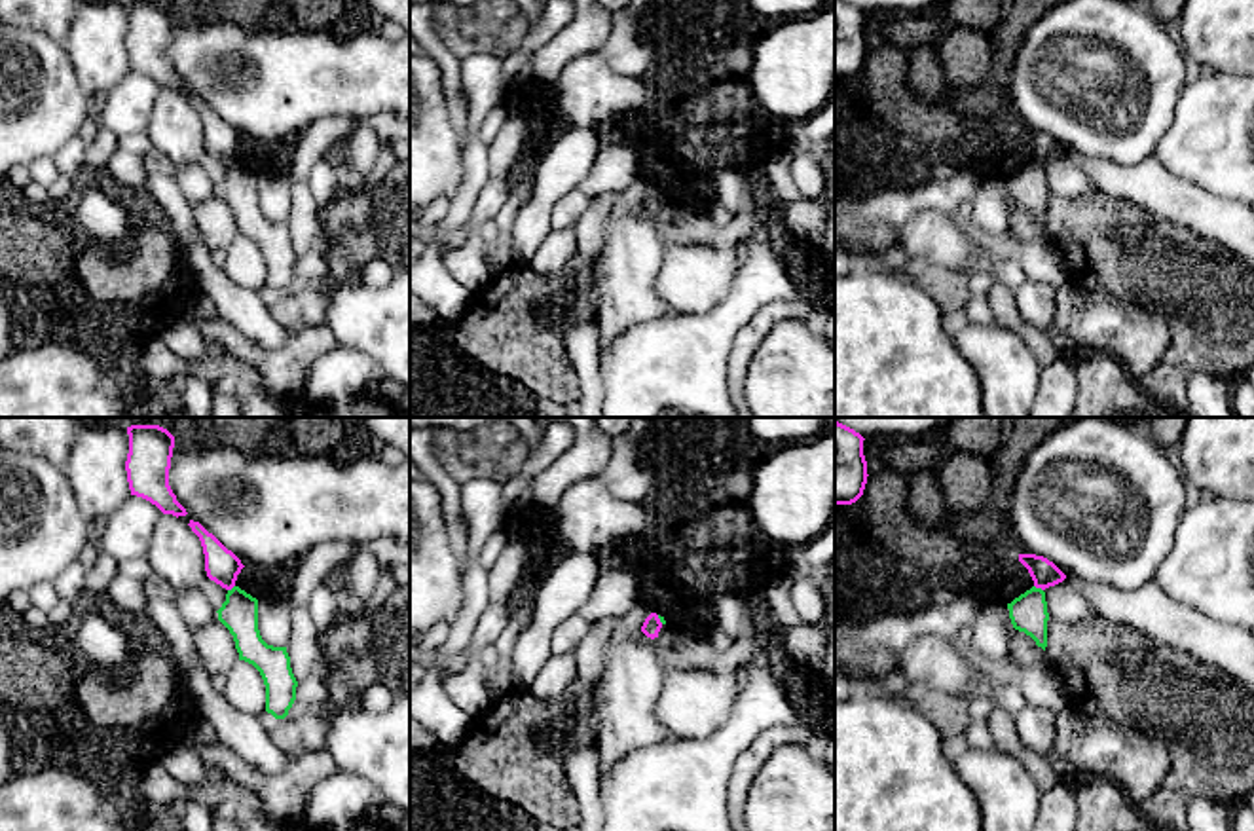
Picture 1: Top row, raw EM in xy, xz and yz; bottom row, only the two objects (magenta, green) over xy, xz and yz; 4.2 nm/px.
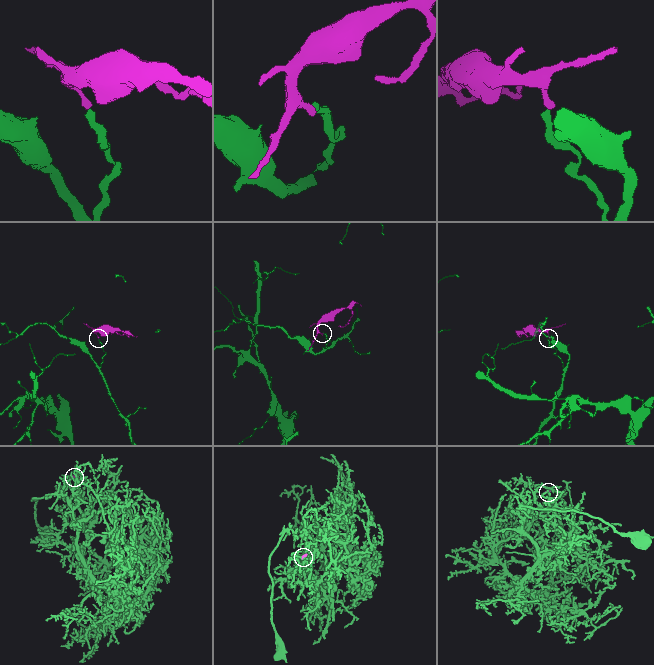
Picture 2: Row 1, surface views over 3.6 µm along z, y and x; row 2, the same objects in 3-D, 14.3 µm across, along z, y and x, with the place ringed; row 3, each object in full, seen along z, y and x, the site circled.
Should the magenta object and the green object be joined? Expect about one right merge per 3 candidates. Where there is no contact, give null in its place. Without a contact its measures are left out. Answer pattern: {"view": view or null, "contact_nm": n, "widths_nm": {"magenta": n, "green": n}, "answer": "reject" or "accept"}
{"view": "yz", "contact_nm": 50, "widths_nm": {"magenta": 120, "green": 160}, "answer": "reject"}

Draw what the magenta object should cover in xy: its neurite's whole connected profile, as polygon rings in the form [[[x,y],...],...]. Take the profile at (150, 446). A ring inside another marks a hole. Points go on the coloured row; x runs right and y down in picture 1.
[[[131,425],[129,453],[125,461],[131,495],[156,505],[163,514],[186,516],[169,486],[169,469],[175,436],[159,425]]]

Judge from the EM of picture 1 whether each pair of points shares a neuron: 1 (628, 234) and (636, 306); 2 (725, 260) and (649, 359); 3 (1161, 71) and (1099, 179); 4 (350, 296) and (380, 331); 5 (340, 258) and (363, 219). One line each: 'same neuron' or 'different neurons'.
1: same neuron
2: different neurons
3: different neurons
4: same neuron
5: same neuron

